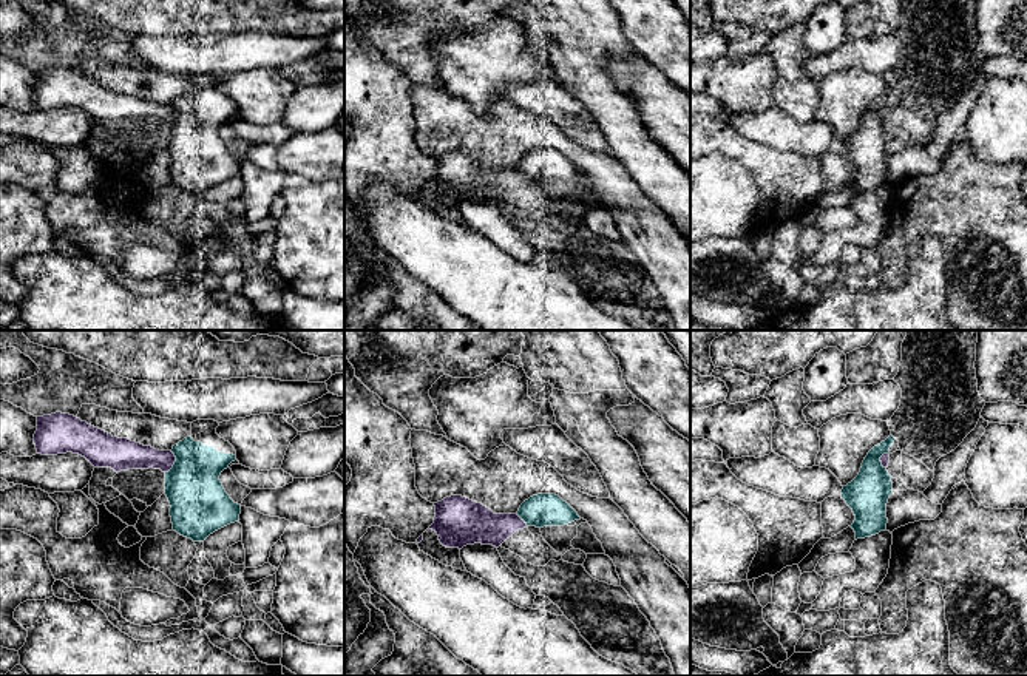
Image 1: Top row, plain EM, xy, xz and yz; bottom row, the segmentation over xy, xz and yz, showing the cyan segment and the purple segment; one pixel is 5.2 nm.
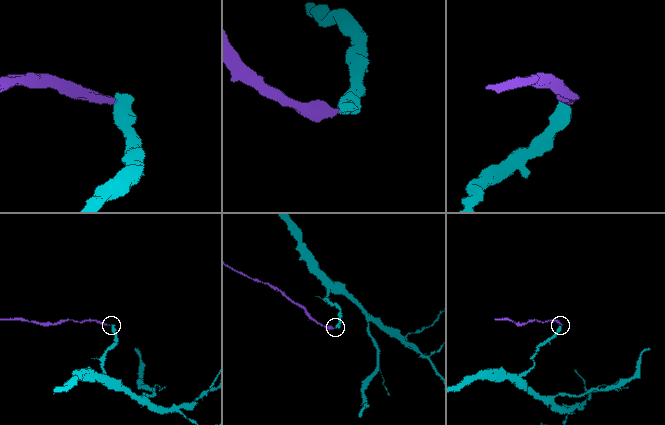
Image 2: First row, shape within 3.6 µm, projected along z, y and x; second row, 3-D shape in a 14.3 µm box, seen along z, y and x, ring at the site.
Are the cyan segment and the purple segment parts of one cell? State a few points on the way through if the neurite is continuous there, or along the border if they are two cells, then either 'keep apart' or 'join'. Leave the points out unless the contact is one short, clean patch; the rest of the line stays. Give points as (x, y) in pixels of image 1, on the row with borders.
keep apart

